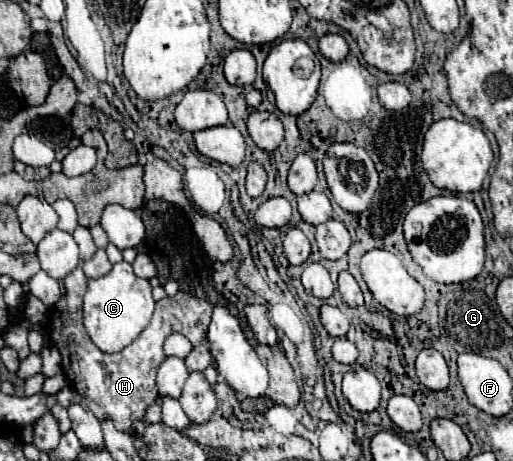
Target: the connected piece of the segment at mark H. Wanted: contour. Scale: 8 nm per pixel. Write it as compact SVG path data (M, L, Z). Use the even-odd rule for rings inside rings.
M83 269L71 271L65 279L67 293L49 311L47 333L50 330L50 339L59 343L59 351L62 357L62 369L71 381L71 387L75 385L75 391L85 395L81 399L81 405L95 413L97 419L111 417L115 427L123 433L131 433L131 425L143 417L143 411L147 405L155 403L159 399L159 391L155 389L155 377L159 371L159 365L163 363L163 341L171 333L185 335L193 347L199 347L207 343L207 325L211 321L211 303L193 295L179 291L175 297L165 297L157 301L153 319L149 327L123 351L119 353L105 353L101 351L91 337L87 335L83 327L83 295L87 291L87 275ZM69 353L69 363L65 363L65 355Z

